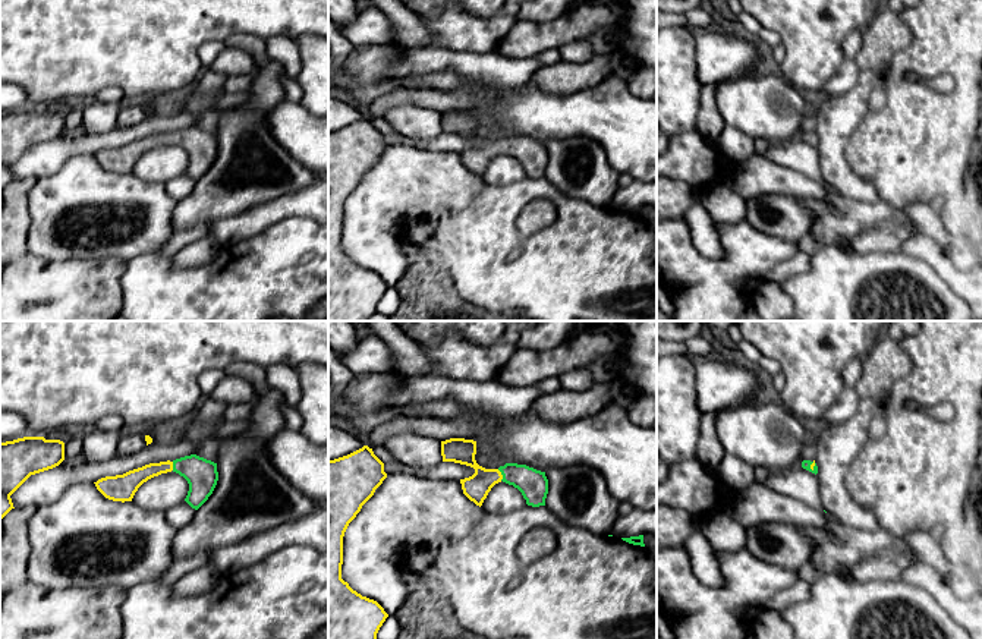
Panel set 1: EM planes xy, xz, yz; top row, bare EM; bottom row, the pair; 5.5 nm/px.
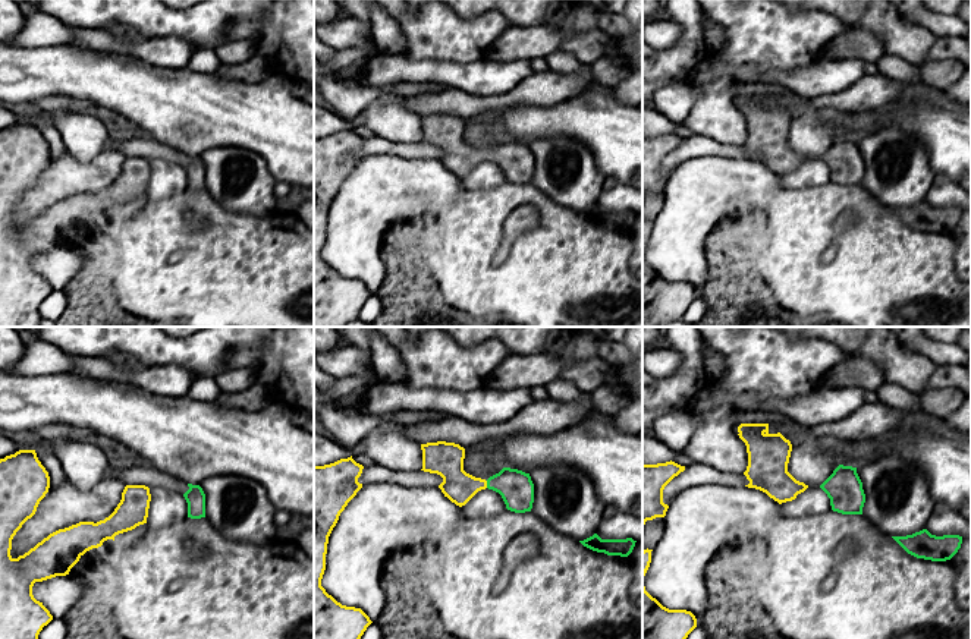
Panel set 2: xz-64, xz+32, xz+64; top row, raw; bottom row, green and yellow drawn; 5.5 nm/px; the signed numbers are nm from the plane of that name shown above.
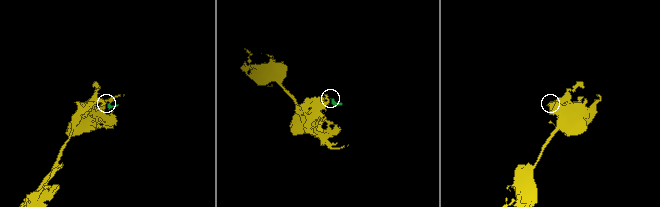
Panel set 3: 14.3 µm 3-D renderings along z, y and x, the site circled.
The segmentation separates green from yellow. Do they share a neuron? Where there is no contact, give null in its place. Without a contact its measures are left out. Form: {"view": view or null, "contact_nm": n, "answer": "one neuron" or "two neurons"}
{"view": "xz", "contact_nm": 70, "answer": "one neuron"}

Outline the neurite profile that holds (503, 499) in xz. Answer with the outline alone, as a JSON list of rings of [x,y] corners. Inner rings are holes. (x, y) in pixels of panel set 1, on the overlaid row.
[[[506,482],[495,484],[484,500],[481,509],[491,514],[507,514],[526,506],[522,492]]]

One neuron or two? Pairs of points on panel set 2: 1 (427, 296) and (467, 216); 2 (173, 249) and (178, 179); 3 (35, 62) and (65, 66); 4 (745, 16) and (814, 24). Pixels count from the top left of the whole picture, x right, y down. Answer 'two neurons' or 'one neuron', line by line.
1: two neurons
2: two neurons
3: one neuron
4: one neuron

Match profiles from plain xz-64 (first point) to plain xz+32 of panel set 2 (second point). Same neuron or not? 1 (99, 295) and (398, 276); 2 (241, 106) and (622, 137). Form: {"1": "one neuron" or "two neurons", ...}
{"1": "one neuron", "2": "one neuron"}

